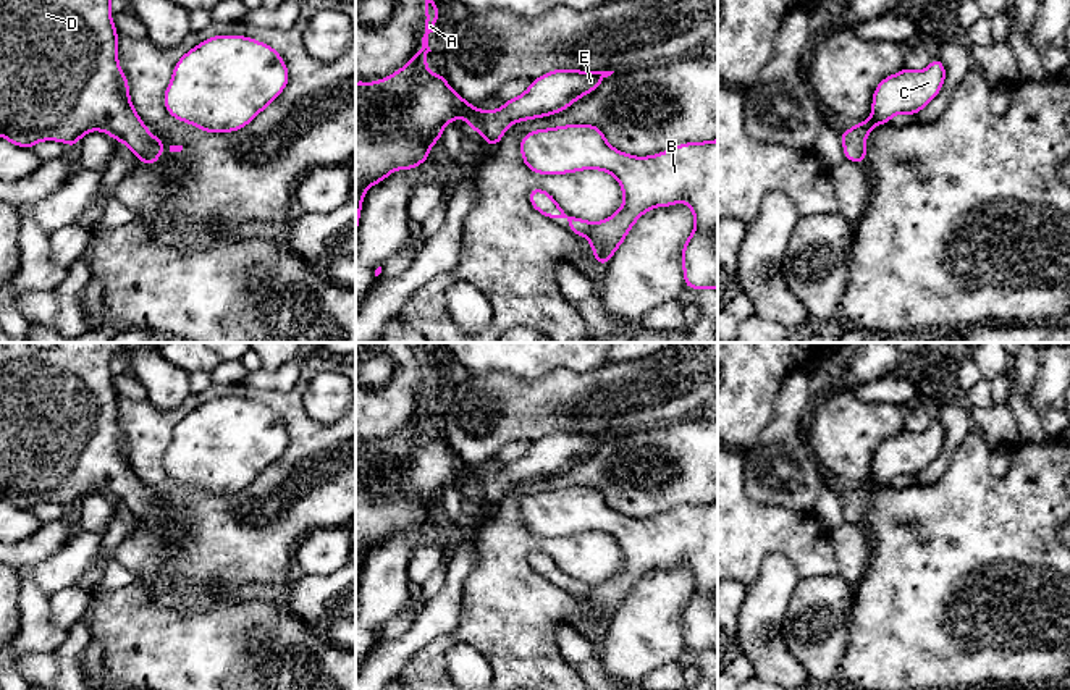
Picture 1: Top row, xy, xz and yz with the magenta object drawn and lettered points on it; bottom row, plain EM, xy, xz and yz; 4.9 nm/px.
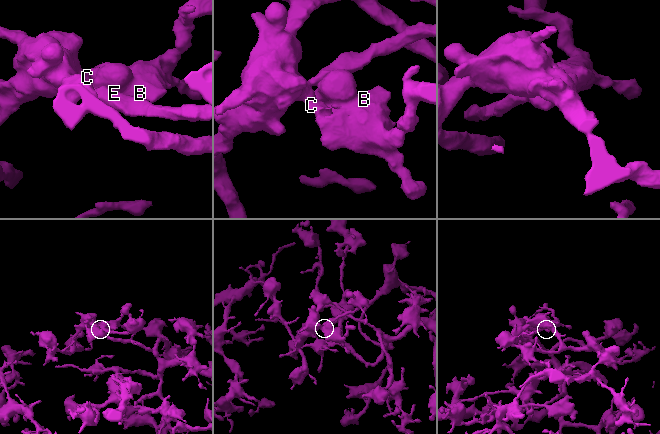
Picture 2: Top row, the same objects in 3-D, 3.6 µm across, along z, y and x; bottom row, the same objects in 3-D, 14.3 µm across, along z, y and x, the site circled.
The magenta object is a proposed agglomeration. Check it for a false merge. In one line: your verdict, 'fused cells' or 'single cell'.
single cell

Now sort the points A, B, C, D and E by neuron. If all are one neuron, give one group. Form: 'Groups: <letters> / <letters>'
Groups: A B C D E

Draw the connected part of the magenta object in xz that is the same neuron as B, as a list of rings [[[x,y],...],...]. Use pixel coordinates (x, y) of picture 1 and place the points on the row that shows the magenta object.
[[[579,123],[527,133],[519,147],[525,166],[533,173],[601,170],[619,181],[622,205],[603,221],[572,217],[540,187],[529,192],[537,212],[550,220],[567,218],[569,231],[588,239],[593,262],[606,267],[645,212],[687,202],[695,226],[682,247],[685,286],[718,289],[718,139],[634,157],[611,147],[598,126]]]

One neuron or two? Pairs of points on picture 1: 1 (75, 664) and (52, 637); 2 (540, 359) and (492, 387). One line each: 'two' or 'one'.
1: two
2: two

